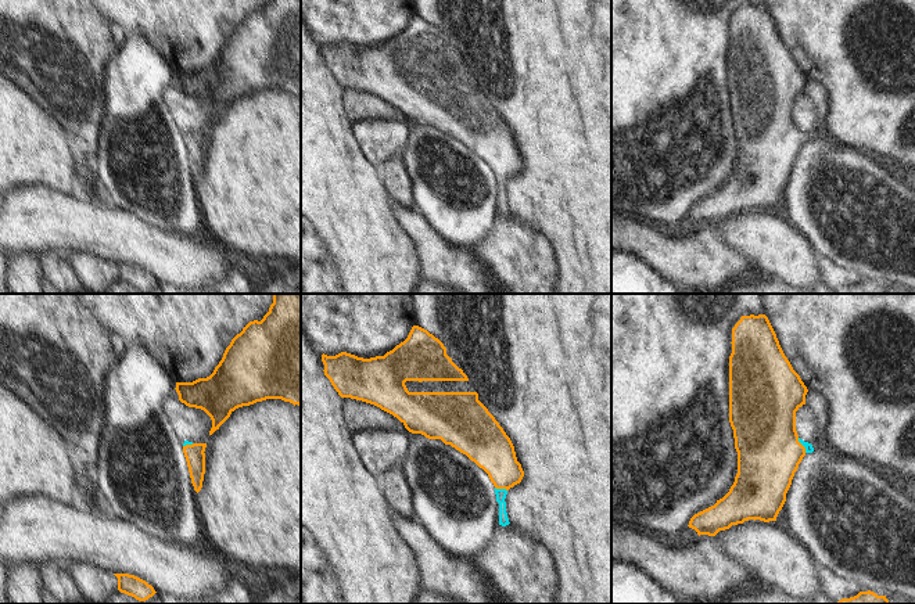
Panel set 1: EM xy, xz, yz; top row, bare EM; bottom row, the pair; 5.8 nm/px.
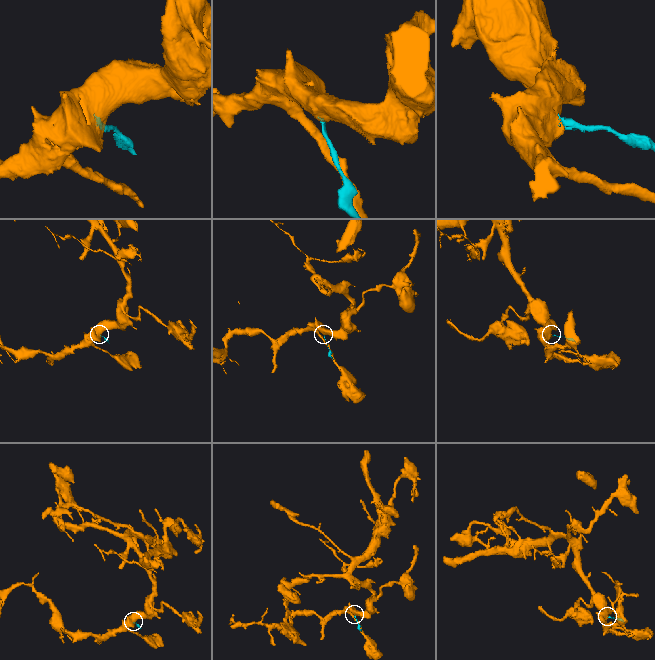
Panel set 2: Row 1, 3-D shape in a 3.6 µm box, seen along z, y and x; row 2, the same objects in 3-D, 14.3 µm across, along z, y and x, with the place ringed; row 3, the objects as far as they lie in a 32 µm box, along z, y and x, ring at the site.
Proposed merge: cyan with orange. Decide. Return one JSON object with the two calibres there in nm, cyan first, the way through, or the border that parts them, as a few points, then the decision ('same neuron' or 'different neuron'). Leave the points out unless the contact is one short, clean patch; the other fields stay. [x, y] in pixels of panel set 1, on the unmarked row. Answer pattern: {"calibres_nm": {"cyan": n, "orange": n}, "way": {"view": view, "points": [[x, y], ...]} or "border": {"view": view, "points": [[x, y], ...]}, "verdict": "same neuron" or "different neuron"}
{"calibres_nm": {"cyan": 60, "orange": 240}, "way": {"view": "xz", "points": [[501, 183], [501, 179], [501, 153], [490, 137]]}, "verdict": "same neuron"}

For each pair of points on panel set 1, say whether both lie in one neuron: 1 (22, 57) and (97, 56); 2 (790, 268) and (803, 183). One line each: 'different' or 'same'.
1: same
2: different

